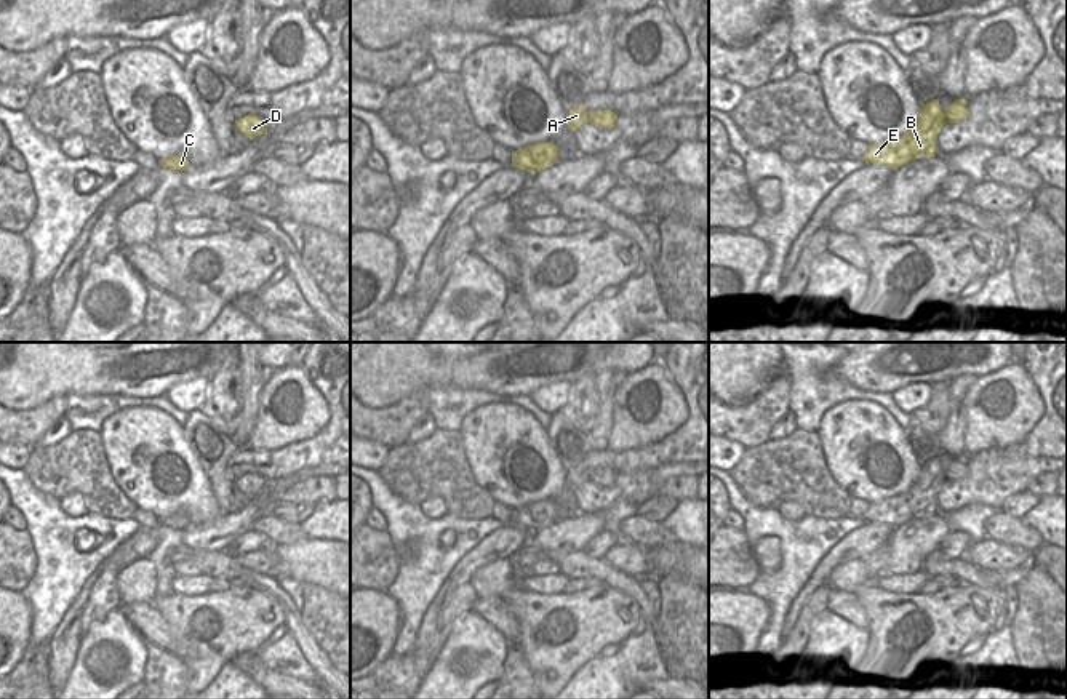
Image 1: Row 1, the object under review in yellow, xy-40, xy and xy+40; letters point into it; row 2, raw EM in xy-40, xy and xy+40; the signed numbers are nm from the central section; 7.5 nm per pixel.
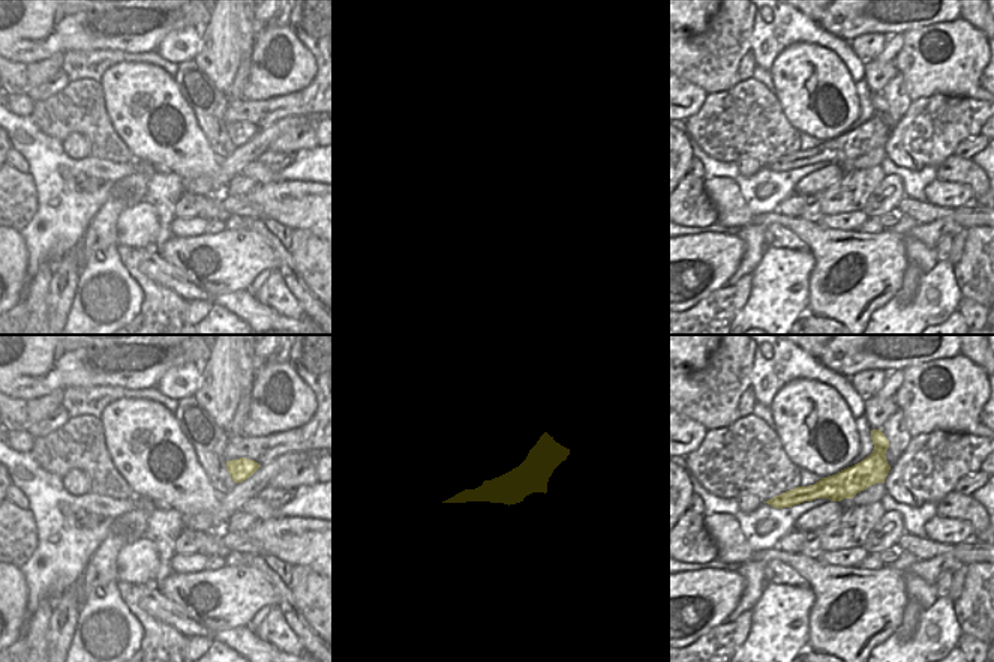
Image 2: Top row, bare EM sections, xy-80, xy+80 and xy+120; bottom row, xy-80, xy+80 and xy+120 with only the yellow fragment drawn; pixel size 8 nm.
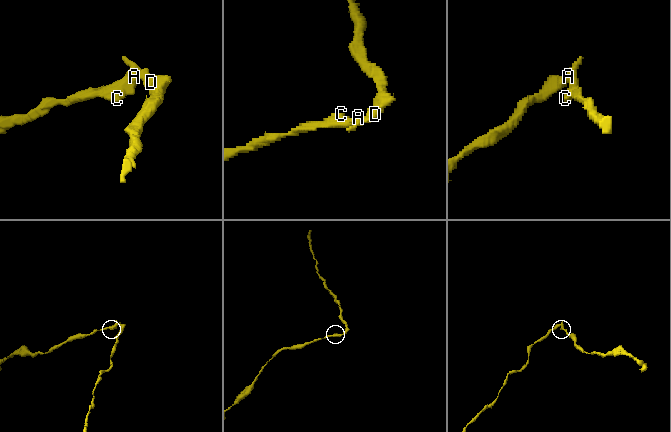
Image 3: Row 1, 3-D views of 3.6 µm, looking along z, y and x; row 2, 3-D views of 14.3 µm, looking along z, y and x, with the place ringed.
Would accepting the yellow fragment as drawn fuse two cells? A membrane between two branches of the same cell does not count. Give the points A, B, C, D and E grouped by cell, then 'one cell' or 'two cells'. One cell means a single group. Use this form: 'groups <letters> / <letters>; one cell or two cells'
groups A B C E / D; two cells

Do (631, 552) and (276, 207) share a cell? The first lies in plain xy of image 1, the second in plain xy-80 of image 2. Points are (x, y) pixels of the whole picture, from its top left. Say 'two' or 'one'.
two

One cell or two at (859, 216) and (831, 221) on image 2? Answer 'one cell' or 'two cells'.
one cell

